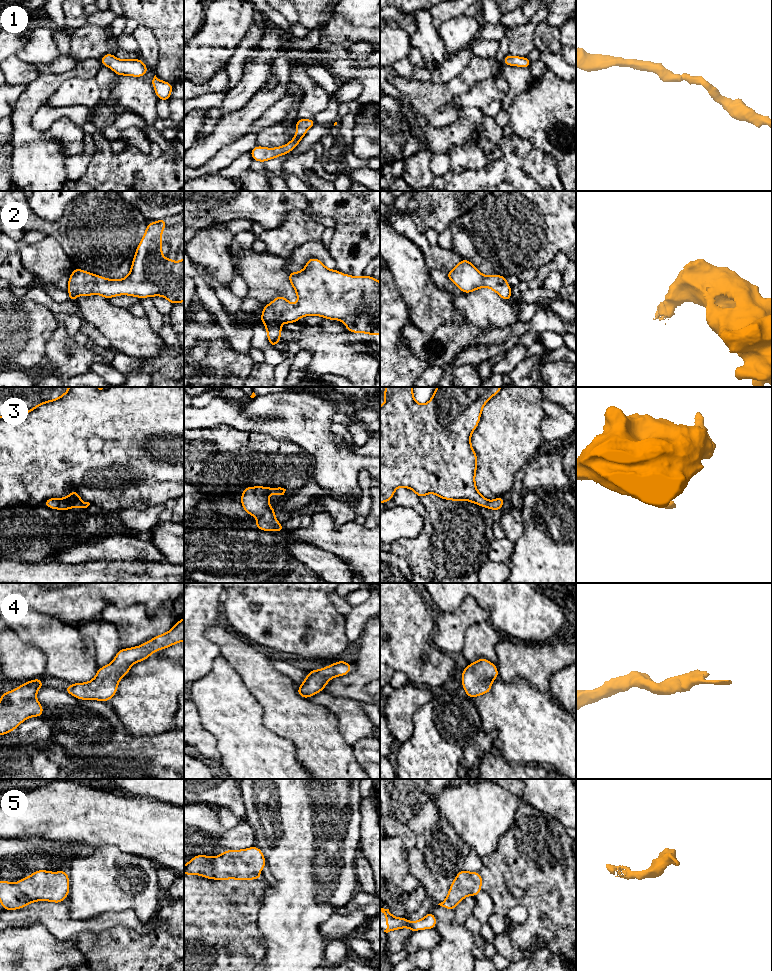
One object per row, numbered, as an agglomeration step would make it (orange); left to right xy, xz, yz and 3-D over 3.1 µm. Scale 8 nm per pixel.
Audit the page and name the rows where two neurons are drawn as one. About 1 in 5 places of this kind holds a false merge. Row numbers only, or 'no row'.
no row

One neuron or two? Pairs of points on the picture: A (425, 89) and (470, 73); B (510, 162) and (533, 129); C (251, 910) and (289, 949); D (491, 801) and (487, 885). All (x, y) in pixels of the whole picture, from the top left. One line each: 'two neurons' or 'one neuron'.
A: one neuron
B: two neurons
C: two neurons
D: two neurons

